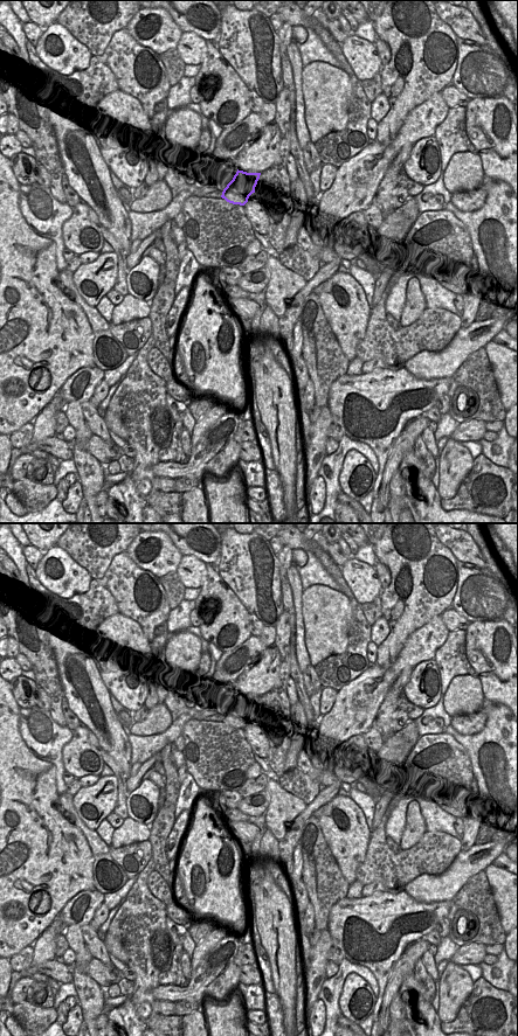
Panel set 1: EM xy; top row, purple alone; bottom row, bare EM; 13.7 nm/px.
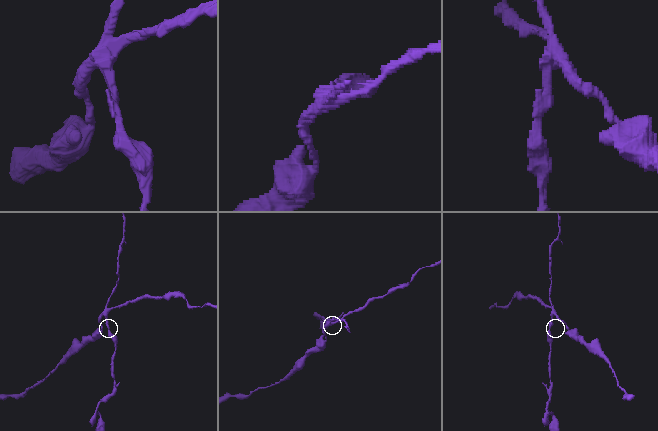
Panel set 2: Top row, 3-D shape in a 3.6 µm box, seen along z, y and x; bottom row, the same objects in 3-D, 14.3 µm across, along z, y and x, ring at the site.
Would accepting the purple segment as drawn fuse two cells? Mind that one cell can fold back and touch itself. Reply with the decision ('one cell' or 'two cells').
two cells

